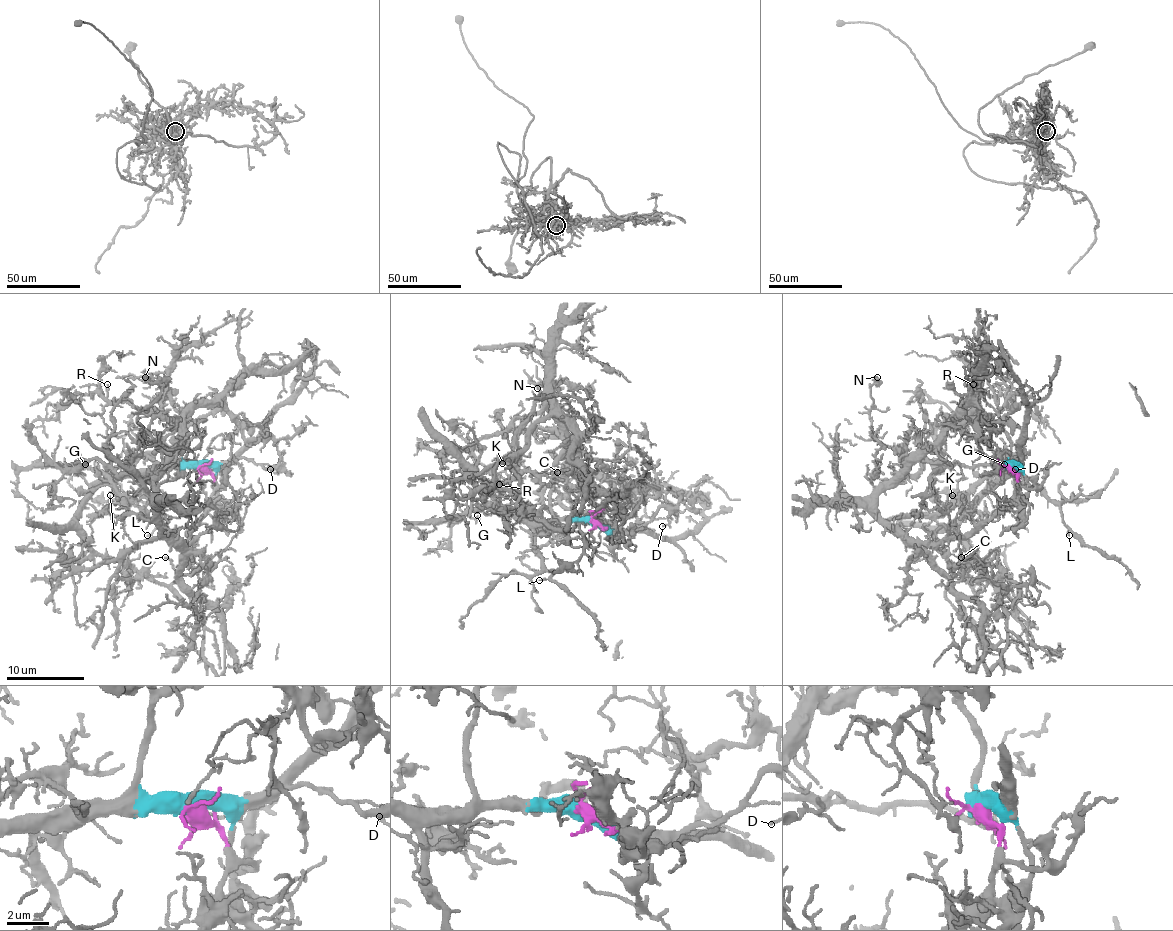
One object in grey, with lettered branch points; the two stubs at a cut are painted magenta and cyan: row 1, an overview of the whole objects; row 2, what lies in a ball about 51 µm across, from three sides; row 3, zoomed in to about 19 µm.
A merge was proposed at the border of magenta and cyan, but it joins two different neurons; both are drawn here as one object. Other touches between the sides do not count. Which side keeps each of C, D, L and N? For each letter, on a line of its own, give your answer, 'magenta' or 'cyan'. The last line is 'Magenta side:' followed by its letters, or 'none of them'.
C: magenta
D: cyan
L: cyan
N: magenta
Magenta side: C, N

